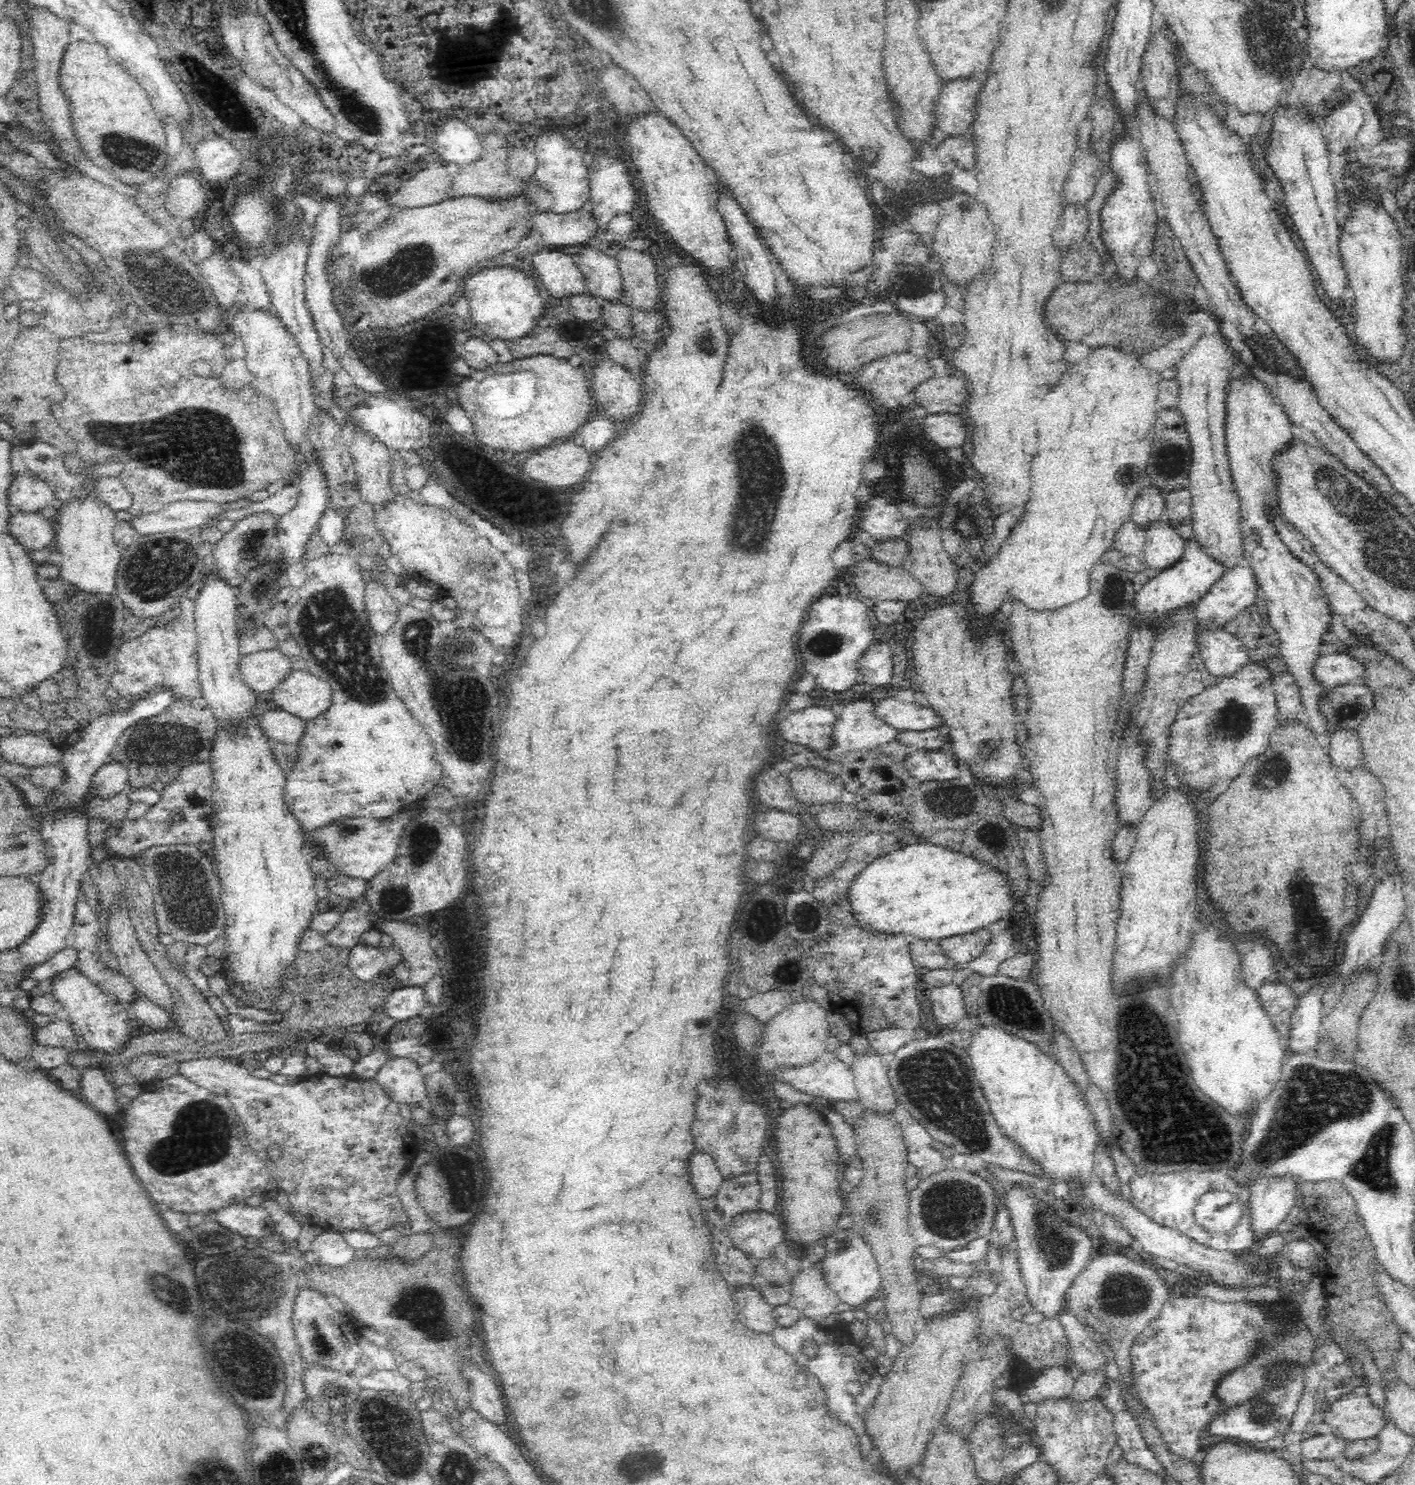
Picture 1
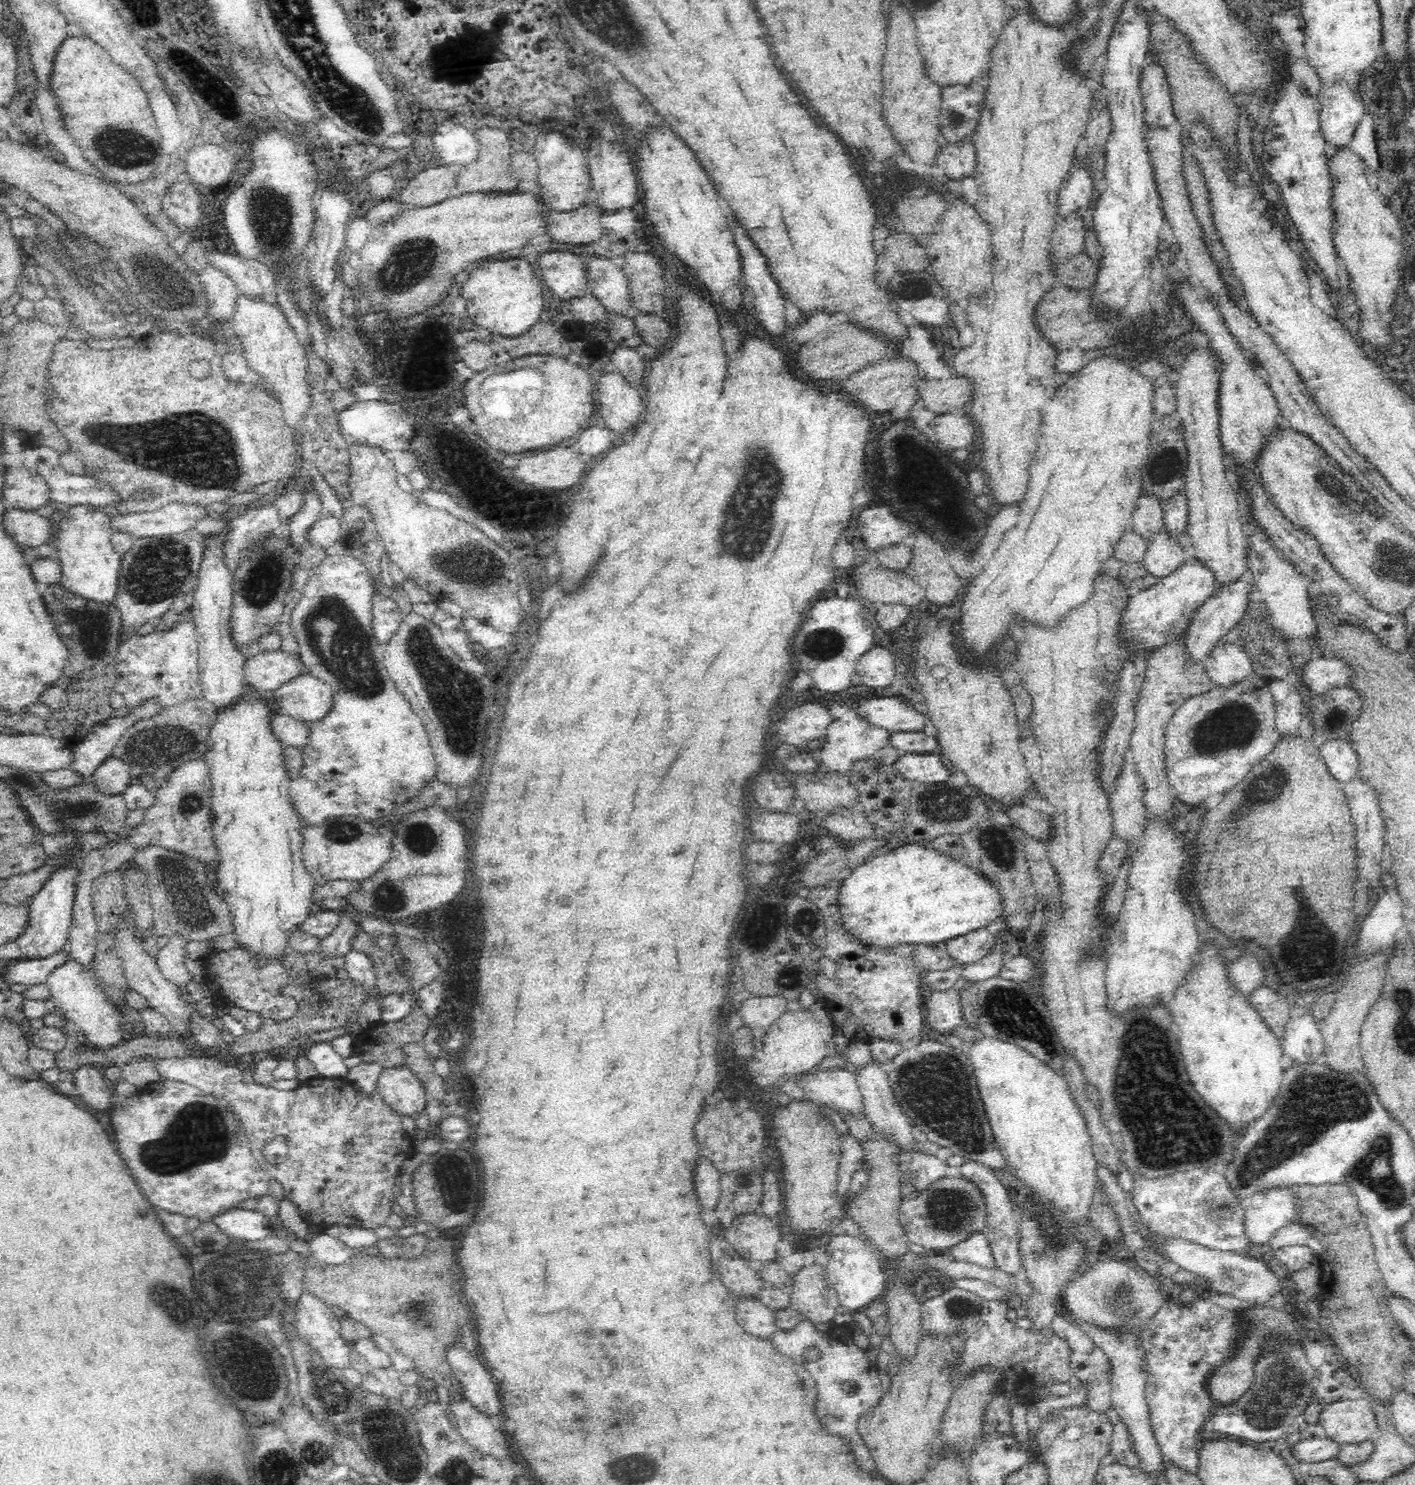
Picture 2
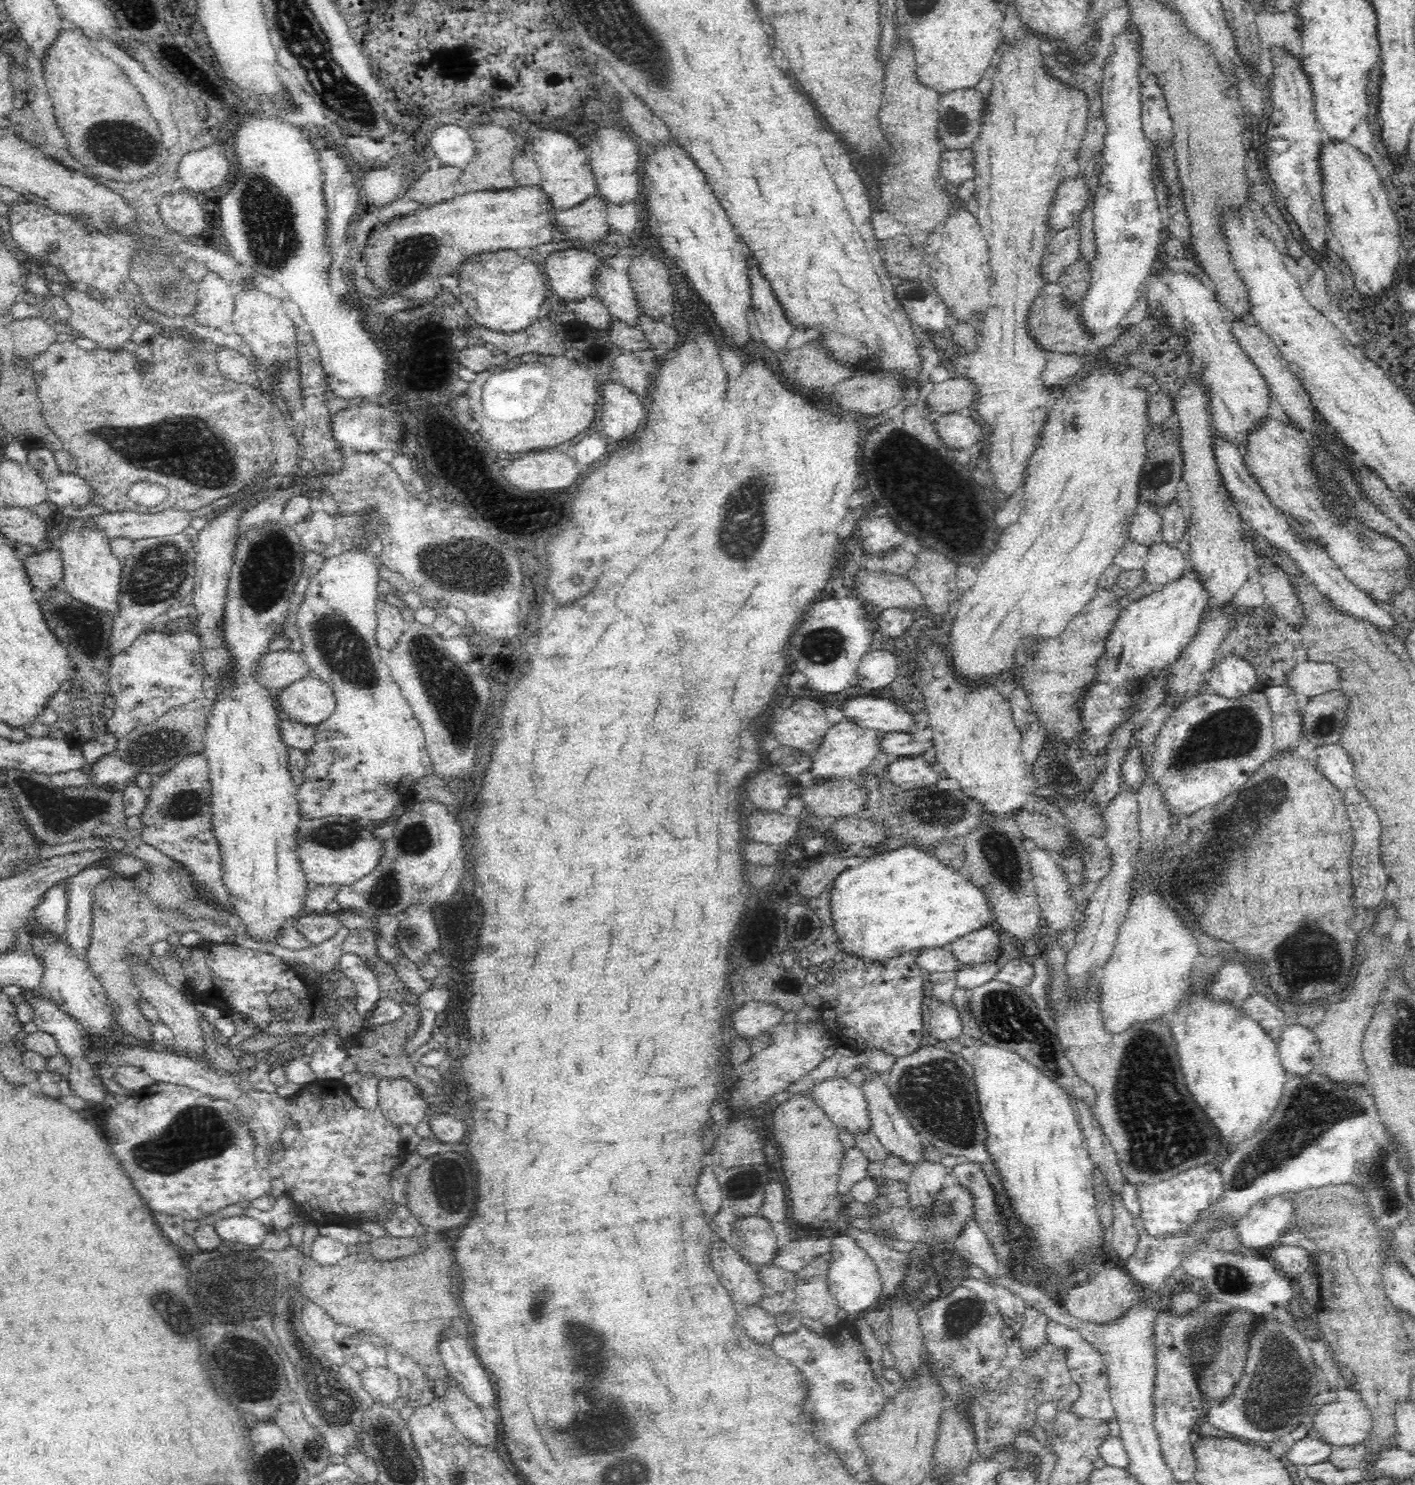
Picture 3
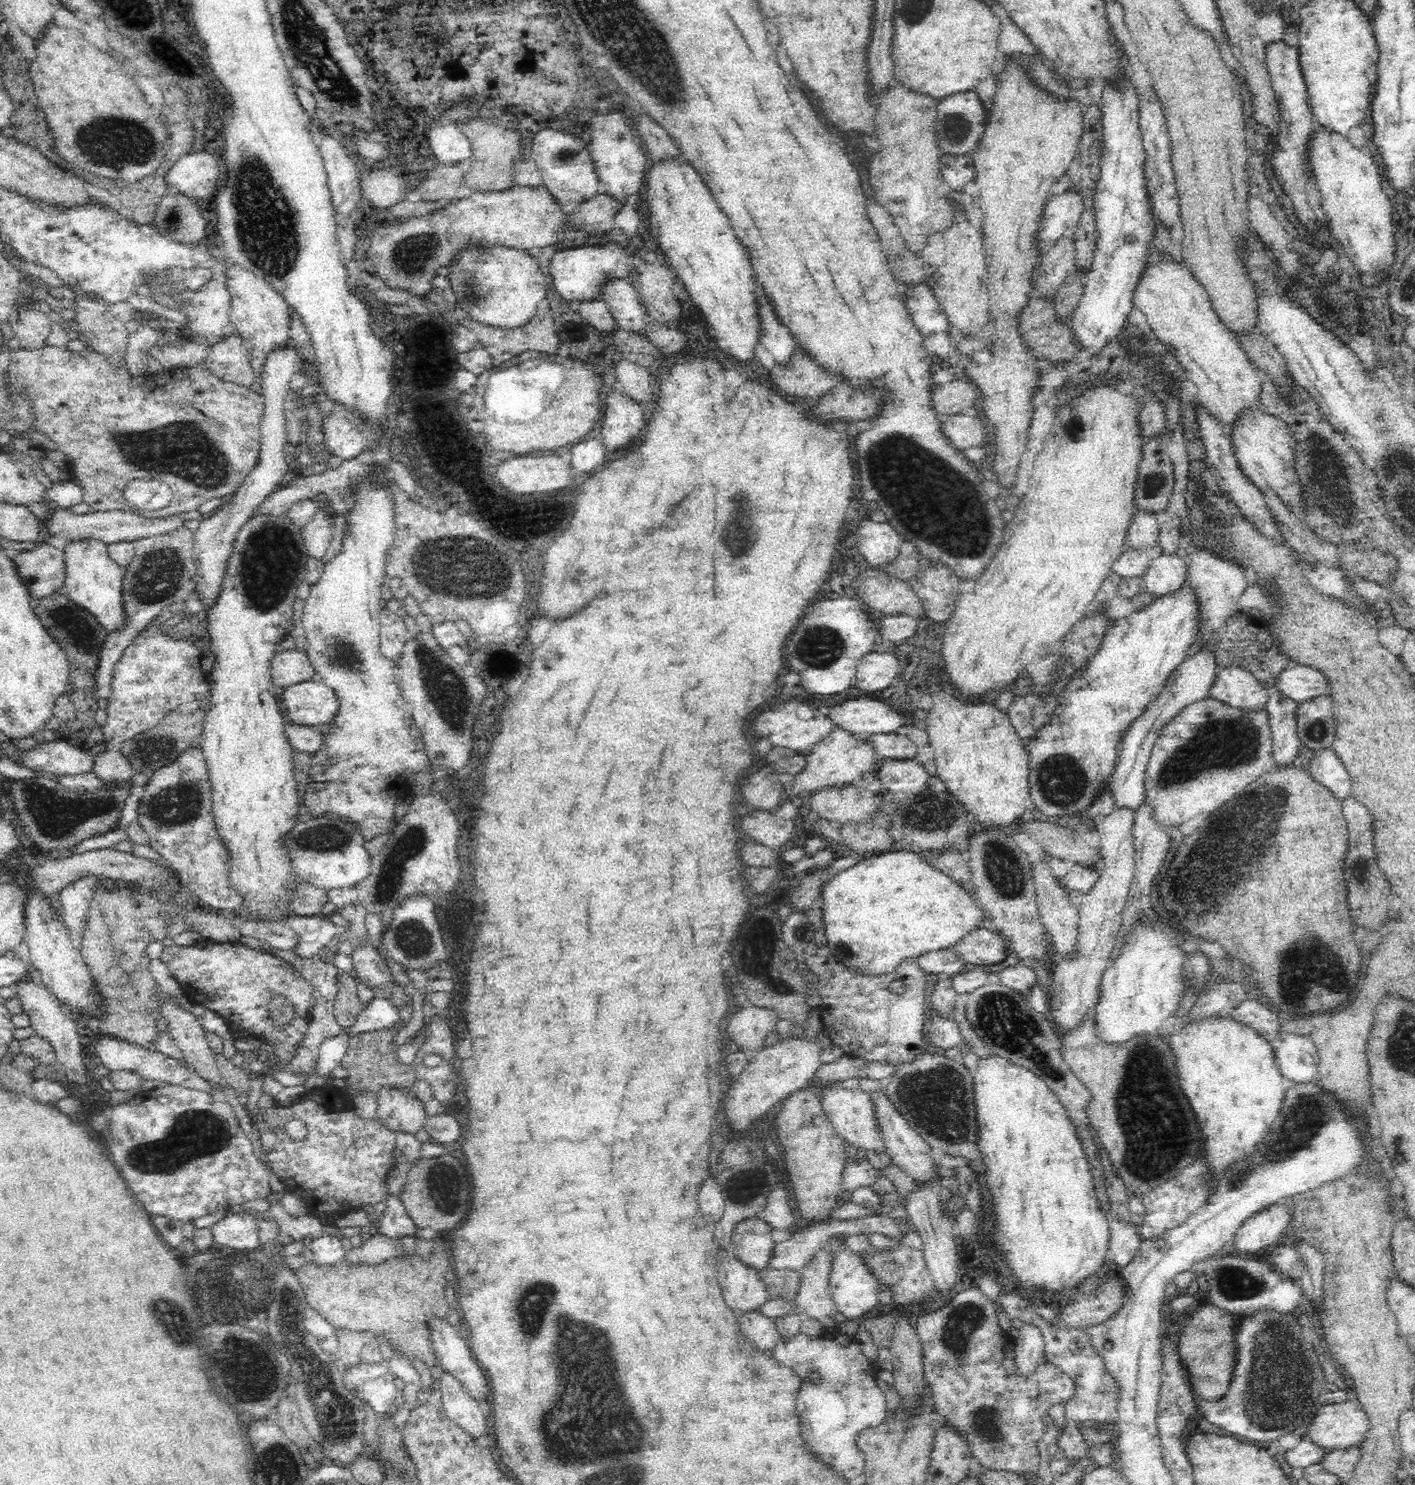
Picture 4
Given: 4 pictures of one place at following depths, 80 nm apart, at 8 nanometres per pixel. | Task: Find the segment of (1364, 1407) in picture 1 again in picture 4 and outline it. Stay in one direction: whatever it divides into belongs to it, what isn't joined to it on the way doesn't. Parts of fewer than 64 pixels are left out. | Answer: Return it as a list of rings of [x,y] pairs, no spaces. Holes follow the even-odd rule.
[[[1354,1400],[1316,1407],[1305,1426],[1307,1429],[1302,1434],[1302,1438],[1311,1440],[1328,1452],[1360,1445],[1364,1442],[1371,1424],[1368,1413],[1364,1411],[1358,1400]]]

